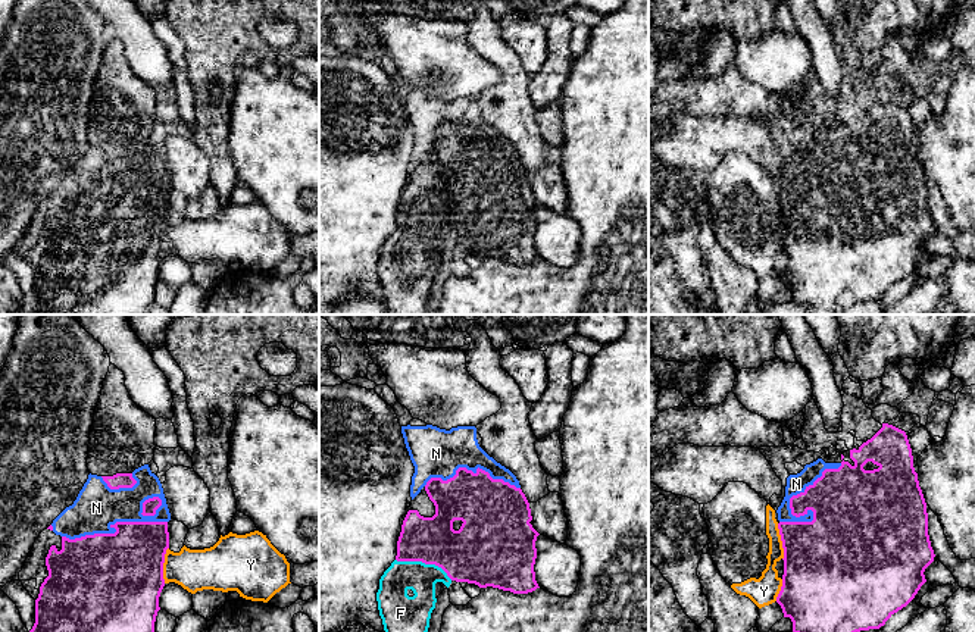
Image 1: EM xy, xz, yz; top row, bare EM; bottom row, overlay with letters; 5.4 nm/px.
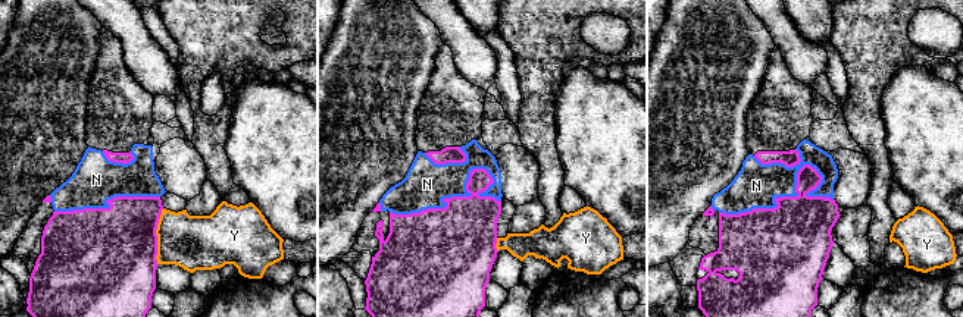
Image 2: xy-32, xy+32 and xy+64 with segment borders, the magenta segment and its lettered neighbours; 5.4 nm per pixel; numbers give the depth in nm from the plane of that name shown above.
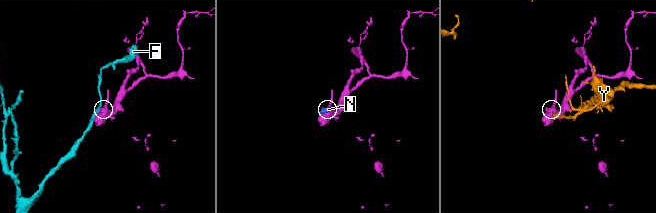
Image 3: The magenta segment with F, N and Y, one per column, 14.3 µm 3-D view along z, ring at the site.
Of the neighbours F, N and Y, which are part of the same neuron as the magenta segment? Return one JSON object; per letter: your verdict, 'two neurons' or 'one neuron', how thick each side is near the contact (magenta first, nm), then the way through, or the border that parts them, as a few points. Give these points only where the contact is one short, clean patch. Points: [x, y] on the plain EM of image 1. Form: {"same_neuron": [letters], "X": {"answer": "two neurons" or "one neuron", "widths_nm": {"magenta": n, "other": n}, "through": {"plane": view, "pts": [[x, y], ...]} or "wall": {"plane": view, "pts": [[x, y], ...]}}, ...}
{"same_neuron": ["N"], "F": {"answer": "two neurons", "widths_nm": {"magenta": 300, "other": 170}}, "N": {"answer": "one neuron", "widths_nm": {"magenta": 320, "other": 110}}, "Y": {"answer": "two neurons", "widths_nm": {"magenta": 480, "other": 220}}}

